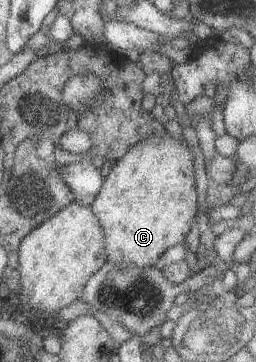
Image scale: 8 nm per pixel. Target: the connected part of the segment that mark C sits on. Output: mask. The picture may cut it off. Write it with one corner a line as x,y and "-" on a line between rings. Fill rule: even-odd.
169,133
142,140
131,153
114,165
104,190
93,203
93,211
101,220
107,234
107,251
109,259
120,270
139,266
148,268
158,266
168,249
179,244
186,244
188,233
197,226
198,217
198,179
196,179
196,161
194,151
185,141
176,139

